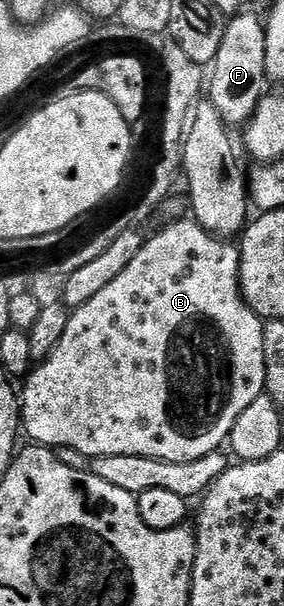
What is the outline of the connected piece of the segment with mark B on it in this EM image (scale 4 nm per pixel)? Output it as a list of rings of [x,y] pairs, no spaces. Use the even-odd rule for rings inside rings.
[[[181,220],[170,221],[173,223],[170,226],[163,227],[154,238],[152,236],[146,237],[139,256],[135,256],[135,260],[131,260],[131,264],[127,264],[127,268],[123,268],[123,272],[119,272],[119,276],[115,276],[115,280],[111,280],[111,284],[107,284],[107,288],[103,288],[103,292],[99,292],[96,296],[91,296],[91,300],[87,300],[87,304],[83,304],[79,309],[70,313],[67,332],[63,332],[63,340],[59,340],[59,344],[55,344],[55,352],[51,352],[51,356],[47,356],[43,362],[36,363],[30,369],[23,382],[25,391],[22,389],[19,394],[19,405],[21,407],[21,426],[23,427],[24,433],[26,430],[33,437],[30,439],[36,445],[48,446],[50,448],[66,446],[75,452],[79,452],[86,459],[98,458],[99,456],[147,456],[155,460],[171,460],[172,462],[199,460],[211,452],[221,450],[226,445],[231,428],[235,428],[235,420],[239,420],[239,416],[243,416],[243,411],[251,404],[251,400],[255,400],[260,394],[265,393],[263,360],[263,330],[265,322],[245,303],[245,299],[241,297],[240,249],[232,241],[218,238],[216,234],[208,234],[196,220],[188,220],[189,222],[177,221]]]

